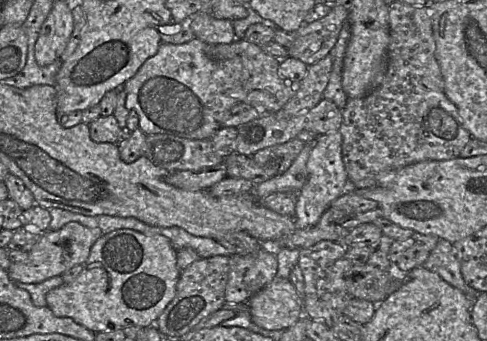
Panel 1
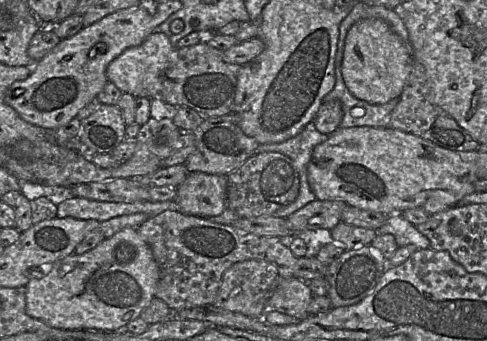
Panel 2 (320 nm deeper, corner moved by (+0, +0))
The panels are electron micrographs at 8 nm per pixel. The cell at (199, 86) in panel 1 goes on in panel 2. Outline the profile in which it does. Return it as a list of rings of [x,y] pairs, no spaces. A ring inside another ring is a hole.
[[[154,31],[143,43],[126,49],[107,66],[107,79],[122,93],[131,94],[135,98],[146,97],[151,101],[161,101],[161,76],[175,63],[176,53],[177,47],[172,45],[169,37]]]

